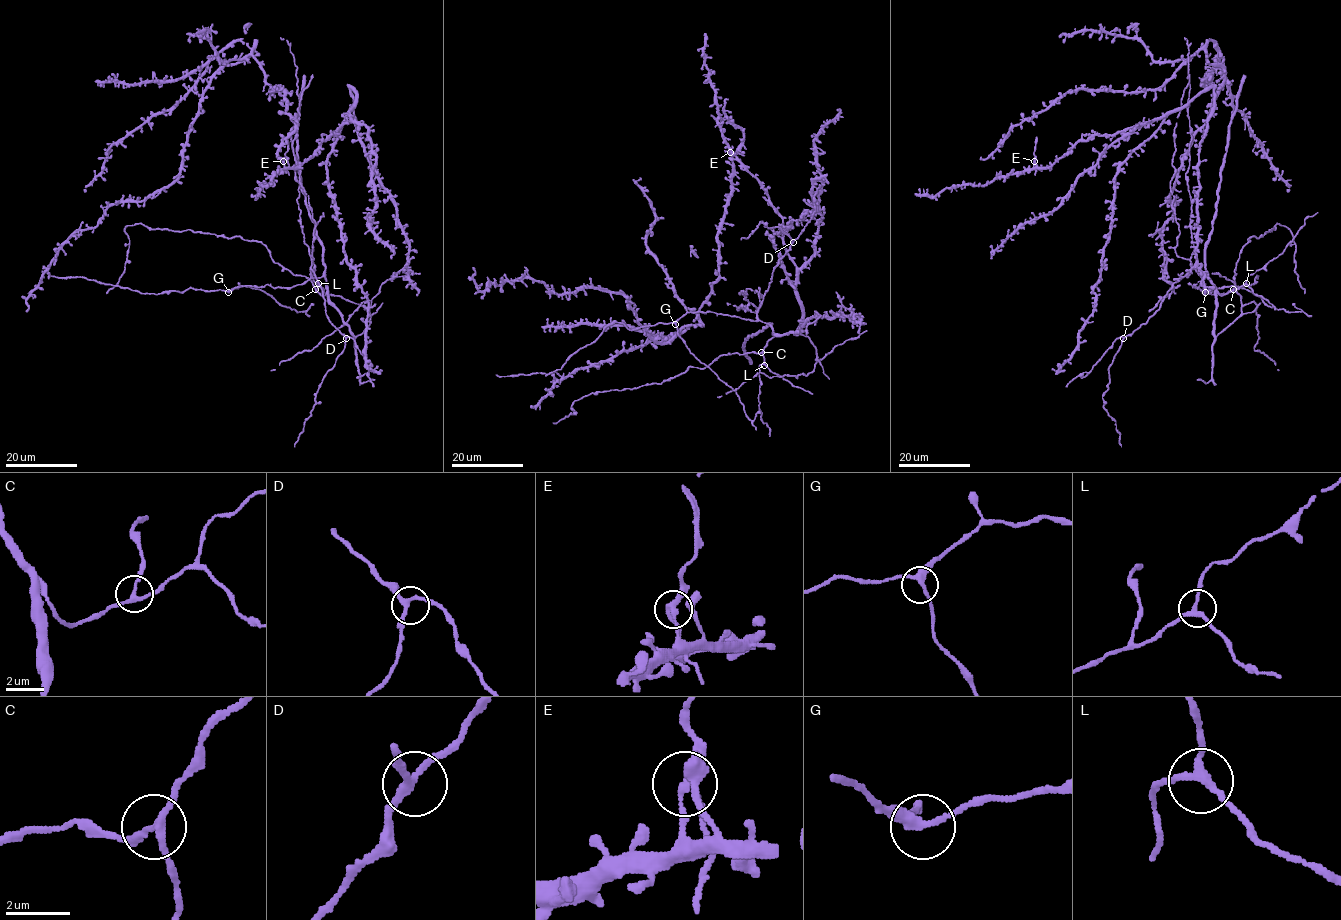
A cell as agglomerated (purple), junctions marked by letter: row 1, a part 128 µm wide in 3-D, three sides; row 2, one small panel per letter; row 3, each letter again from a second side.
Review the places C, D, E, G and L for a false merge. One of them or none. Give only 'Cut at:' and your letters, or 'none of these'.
Cut at: E

